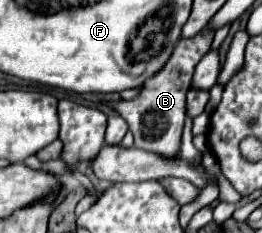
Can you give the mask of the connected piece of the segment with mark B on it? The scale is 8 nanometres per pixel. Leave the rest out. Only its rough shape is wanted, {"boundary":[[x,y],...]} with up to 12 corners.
{"boundary":[[214,31],[180,39],[130,101],[112,103],[138,149],[180,153],[186,93]]}

